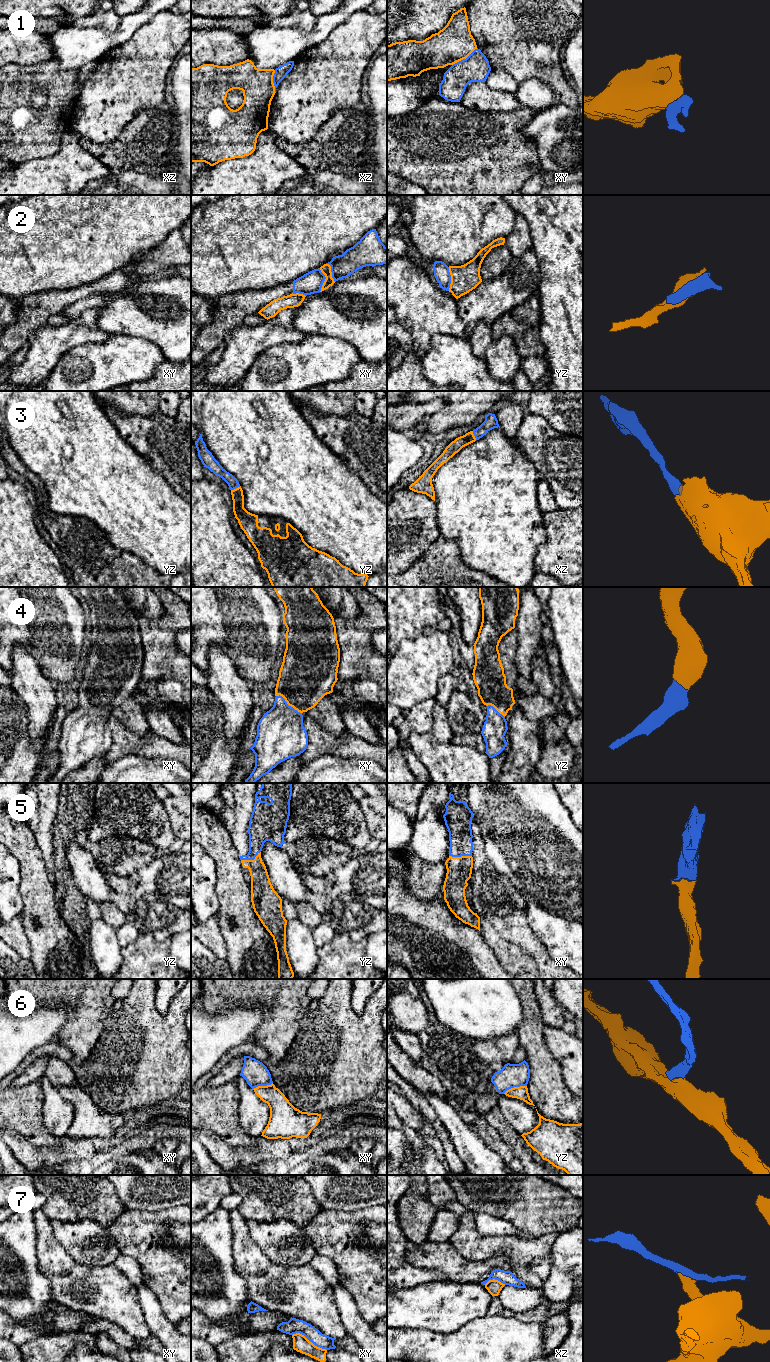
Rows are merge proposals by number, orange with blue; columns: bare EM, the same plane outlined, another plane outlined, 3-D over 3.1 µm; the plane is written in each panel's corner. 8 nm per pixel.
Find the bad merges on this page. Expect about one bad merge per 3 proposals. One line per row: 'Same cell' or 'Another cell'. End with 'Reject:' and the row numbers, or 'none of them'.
1: Another cell
2: Another cell
3: Same cell
4: Same cell
5: Same cell
6: Another cell
7: Another cell
Reject: 1, 2, 6, 7

